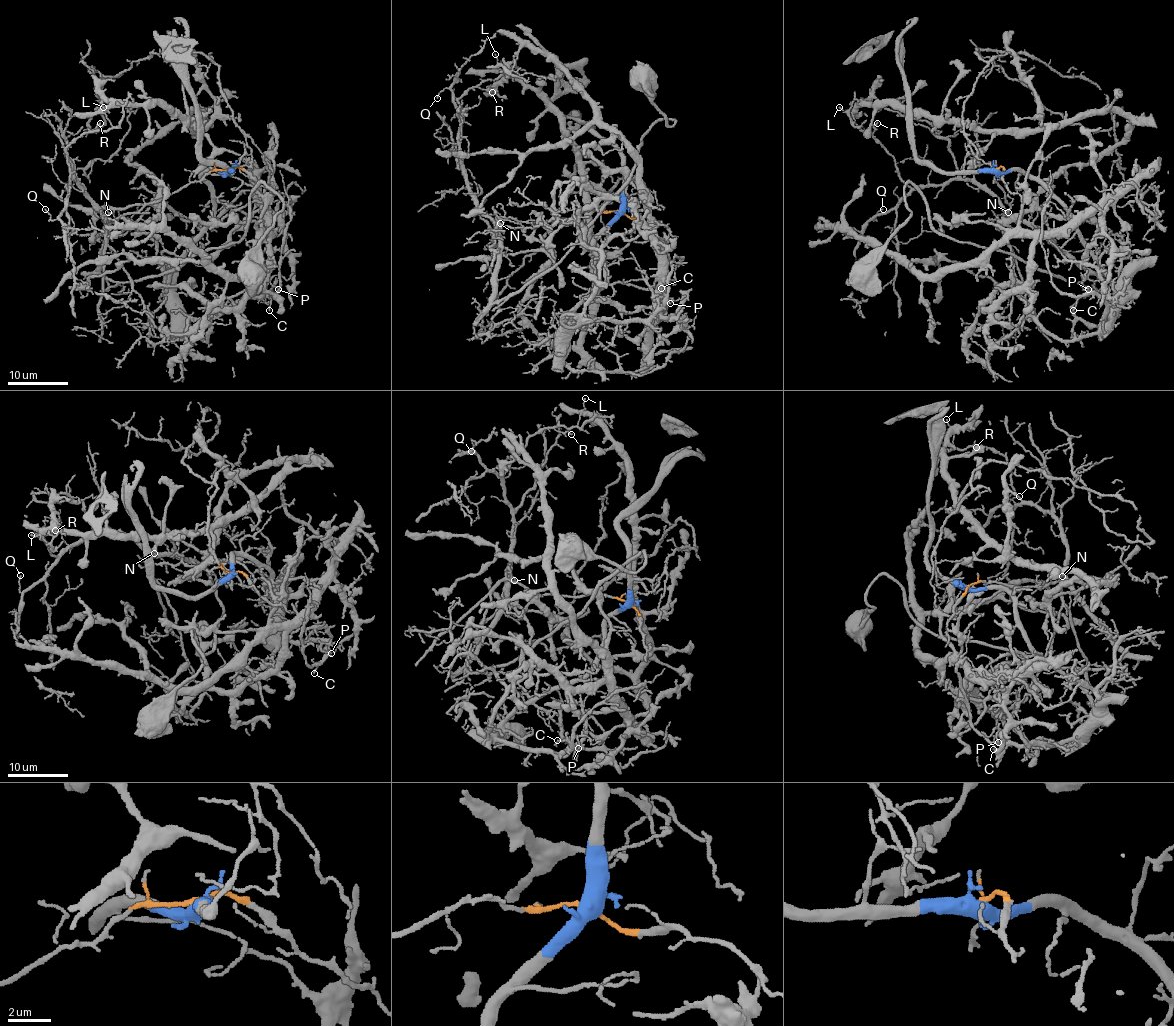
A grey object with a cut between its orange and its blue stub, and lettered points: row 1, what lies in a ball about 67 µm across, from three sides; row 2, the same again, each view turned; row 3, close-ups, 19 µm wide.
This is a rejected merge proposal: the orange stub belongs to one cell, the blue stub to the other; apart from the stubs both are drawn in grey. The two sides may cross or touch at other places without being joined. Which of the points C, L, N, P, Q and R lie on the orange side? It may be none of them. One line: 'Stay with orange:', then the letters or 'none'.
Stay with orange: L, N, Q, R

